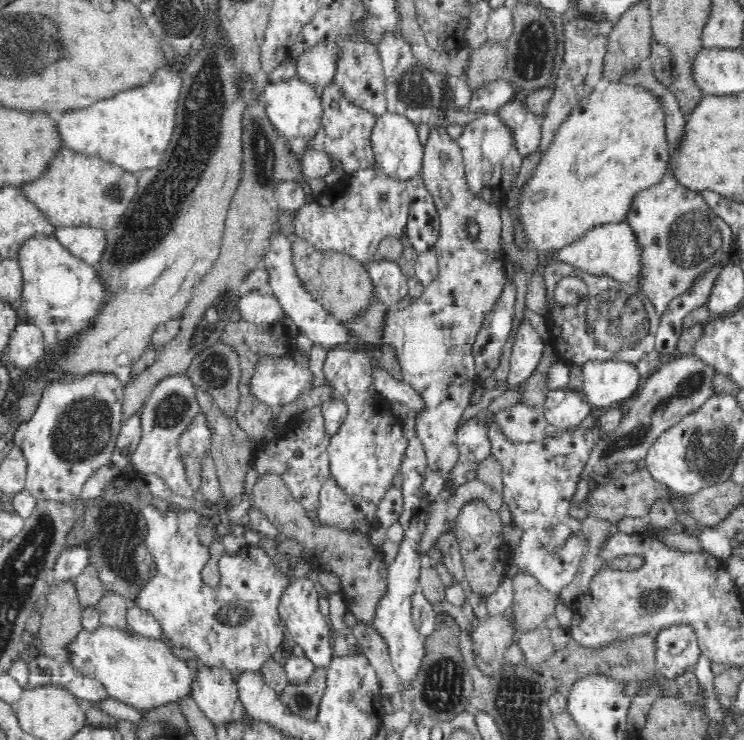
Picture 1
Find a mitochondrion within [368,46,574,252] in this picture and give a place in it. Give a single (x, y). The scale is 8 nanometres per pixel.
(412, 91)

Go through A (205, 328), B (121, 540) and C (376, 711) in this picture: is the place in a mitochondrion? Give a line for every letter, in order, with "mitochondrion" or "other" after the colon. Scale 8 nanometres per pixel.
A: mitochondrion
B: mitochondrion
C: other

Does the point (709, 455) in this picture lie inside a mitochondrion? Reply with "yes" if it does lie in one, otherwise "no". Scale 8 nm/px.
yes

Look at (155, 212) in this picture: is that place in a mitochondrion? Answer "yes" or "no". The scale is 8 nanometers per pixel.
yes

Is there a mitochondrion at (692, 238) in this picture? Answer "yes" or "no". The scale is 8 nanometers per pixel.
yes

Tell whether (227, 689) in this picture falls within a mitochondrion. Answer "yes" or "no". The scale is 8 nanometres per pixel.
no

